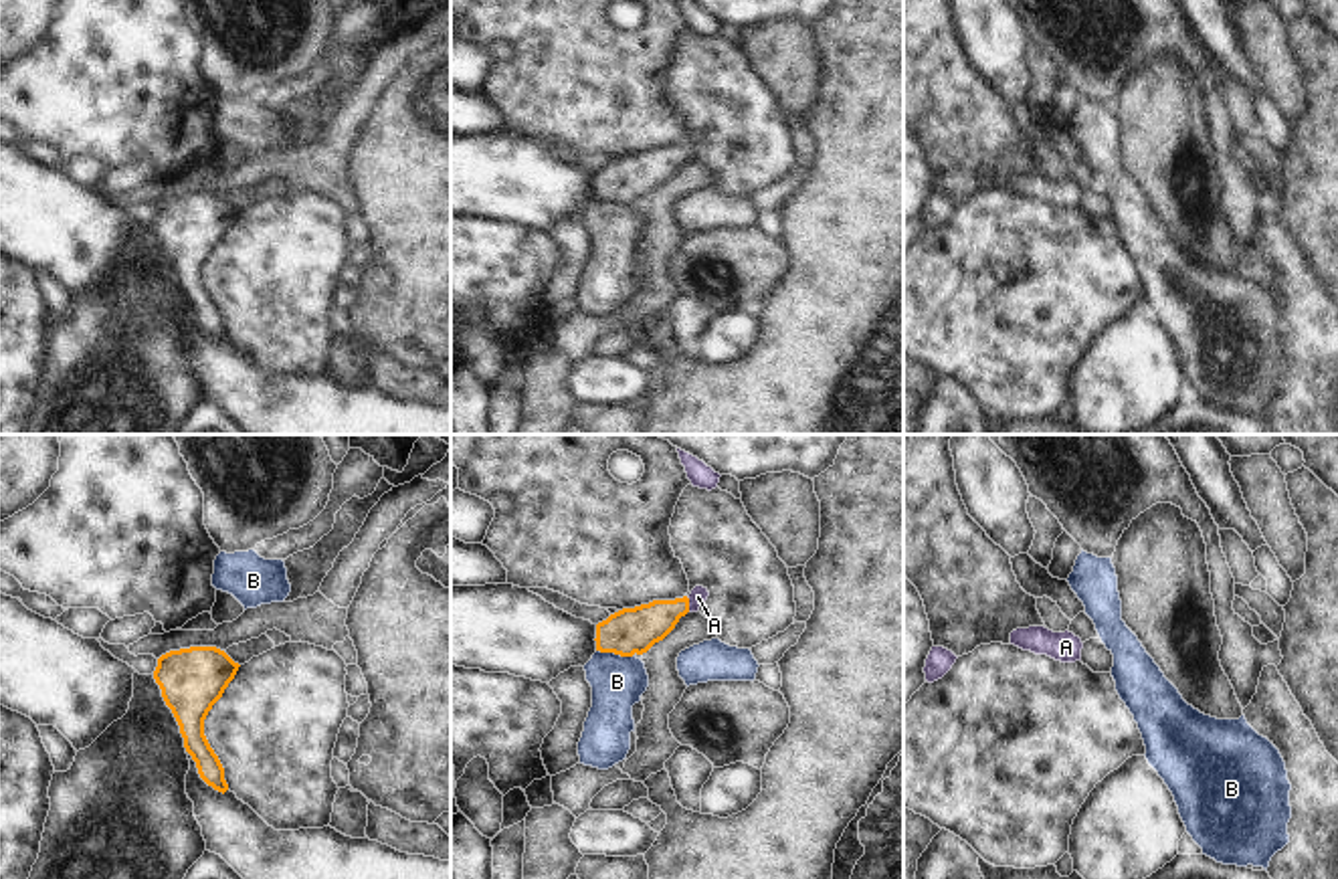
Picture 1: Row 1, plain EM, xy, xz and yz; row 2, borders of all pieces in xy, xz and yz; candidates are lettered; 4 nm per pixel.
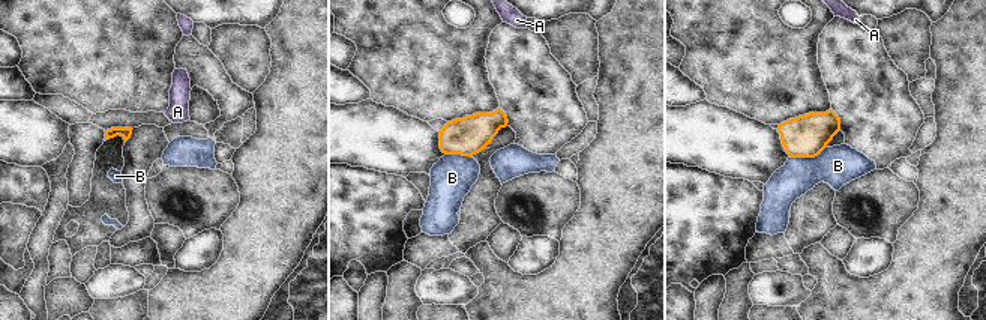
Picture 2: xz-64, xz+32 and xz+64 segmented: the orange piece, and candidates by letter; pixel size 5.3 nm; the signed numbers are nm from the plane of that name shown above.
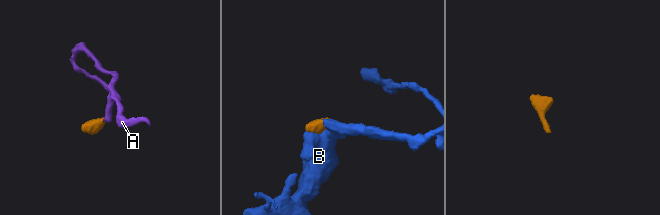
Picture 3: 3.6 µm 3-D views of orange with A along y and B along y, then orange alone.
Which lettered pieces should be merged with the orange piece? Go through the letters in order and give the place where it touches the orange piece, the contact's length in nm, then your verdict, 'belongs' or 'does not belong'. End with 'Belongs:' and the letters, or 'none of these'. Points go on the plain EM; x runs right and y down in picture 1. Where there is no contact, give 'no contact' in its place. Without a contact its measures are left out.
A: meets orange in xz at (688, 152); contact 70 nm long; belongs
B: meets orange in xz at (615, 201); contact 150 nm long; does not belong
Belongs: A

